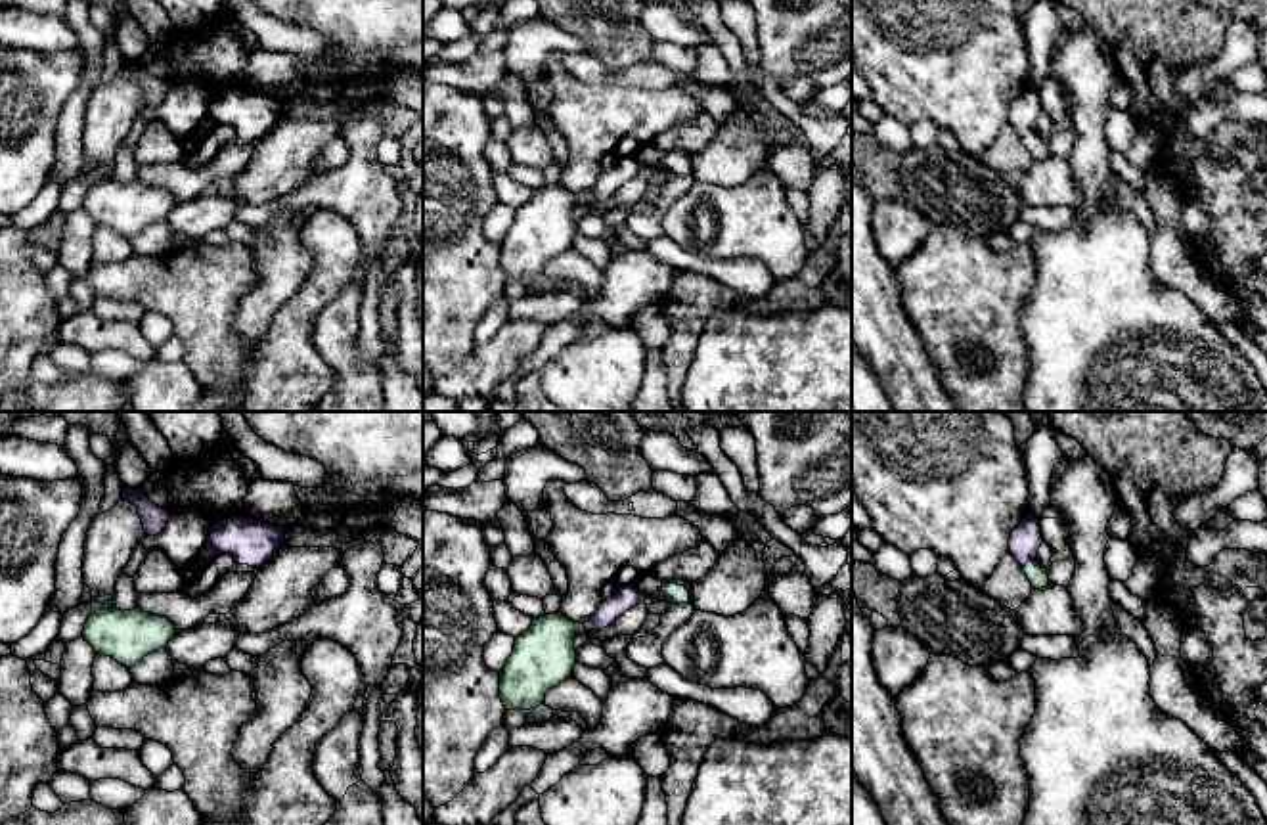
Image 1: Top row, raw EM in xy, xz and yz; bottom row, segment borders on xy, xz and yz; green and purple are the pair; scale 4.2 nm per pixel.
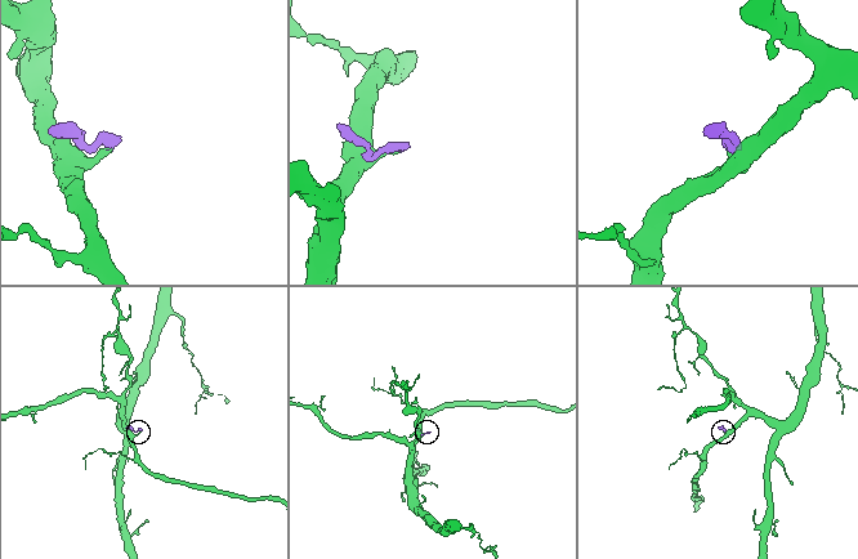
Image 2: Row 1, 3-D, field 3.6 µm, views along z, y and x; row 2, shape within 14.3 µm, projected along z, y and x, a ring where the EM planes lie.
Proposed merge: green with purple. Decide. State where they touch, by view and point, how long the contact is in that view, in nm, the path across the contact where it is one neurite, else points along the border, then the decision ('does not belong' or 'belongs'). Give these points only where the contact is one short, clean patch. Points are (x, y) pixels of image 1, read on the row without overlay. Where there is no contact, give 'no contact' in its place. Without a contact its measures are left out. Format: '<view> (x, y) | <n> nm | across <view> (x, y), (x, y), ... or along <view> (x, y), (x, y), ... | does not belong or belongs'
yz (1028, 133) | 80 nm | belongs

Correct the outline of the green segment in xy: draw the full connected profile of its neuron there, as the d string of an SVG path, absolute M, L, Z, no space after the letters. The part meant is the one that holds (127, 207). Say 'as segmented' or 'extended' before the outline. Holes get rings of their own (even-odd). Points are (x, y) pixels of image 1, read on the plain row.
as segmented; M103 172L92 174L82 209L98 226L132 239L149 224L167 220L176 203L176 197L165 188L144 184L140 178L121 182L113 172Z

